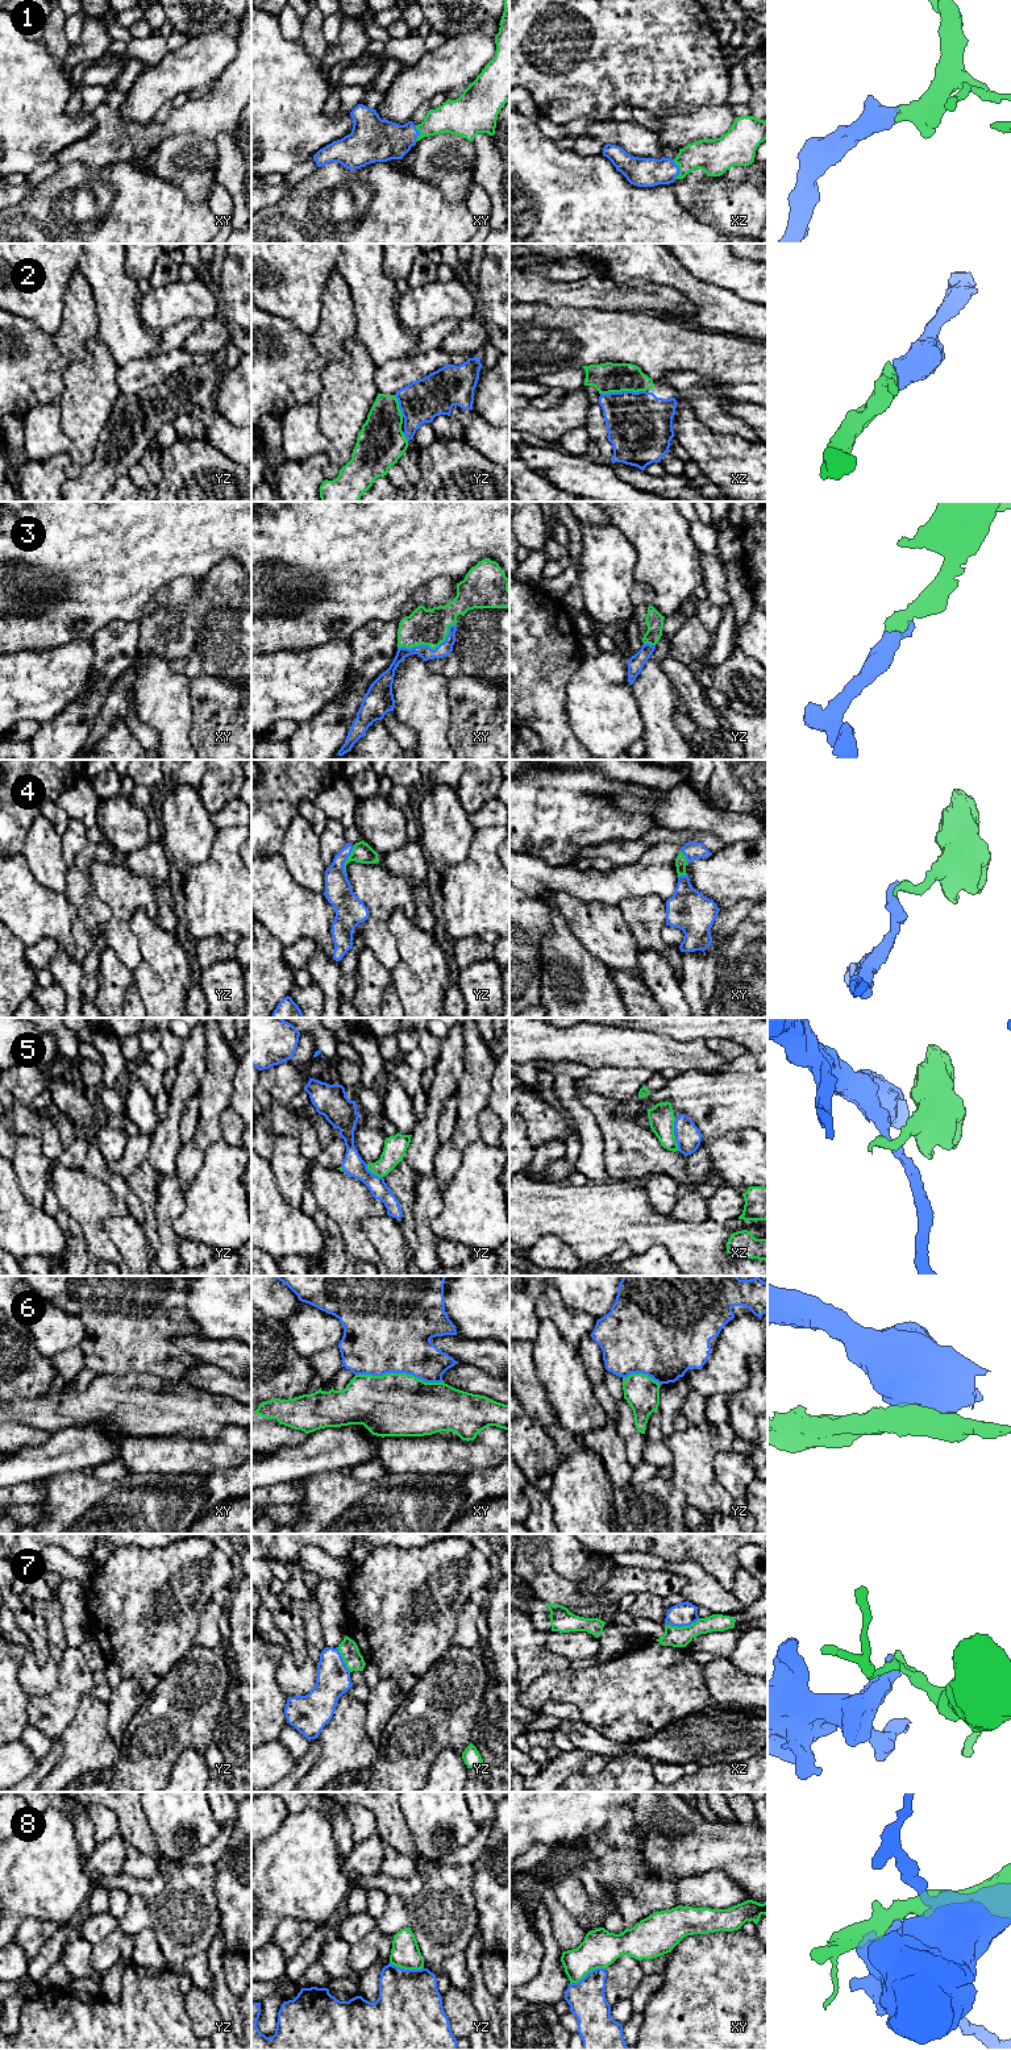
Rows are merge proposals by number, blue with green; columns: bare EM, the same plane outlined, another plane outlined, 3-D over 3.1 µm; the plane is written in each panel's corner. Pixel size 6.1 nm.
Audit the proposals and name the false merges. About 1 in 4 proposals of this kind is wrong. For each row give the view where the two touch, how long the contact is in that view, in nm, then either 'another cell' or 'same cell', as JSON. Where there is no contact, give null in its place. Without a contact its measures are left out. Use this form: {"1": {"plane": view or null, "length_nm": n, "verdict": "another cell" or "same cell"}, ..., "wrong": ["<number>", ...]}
{"1": {"plane": "xz", "length_nm": 120, "verdict": "same cell"}, "2": {"plane": "xz", "length_nm": 280, "verdict": "same cell"}, "3": {"plane": "xy", "length_nm": 380, "verdict": "same cell"}, "4": {"plane": "yz", "length_nm": 190, "verdict": "same cell"}, "5": {"plane": "xz", "length_nm": 200, "verdict": "another cell"}, "6": {"plane": "xy", "length_nm": 550, "verdict": "another cell"}, "7": {"plane": "xz", "length_nm": 220, "verdict": "another cell"}, "8": {"plane": "xy", "length_nm": 240, "verdict": "another cell"}, "wrong": ["5", "6", "7", "8"]}

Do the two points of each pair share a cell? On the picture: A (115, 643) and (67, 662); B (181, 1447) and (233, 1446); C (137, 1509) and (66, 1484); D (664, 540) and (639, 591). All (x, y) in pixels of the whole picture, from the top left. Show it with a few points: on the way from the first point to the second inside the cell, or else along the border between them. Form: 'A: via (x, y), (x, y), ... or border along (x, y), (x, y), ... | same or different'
A: border along (91, 639), (94, 658), (92, 676), (88, 682) | different
B: via (194, 1448), (220, 1448) | same
C: via (120, 1509), (91, 1509), (83, 1501) | same
D: border along (636, 581), (649, 590), (650, 603) | different

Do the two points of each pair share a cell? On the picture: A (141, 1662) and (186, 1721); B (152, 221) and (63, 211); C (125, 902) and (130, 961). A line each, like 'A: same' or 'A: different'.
A: different
B: same
C: same

